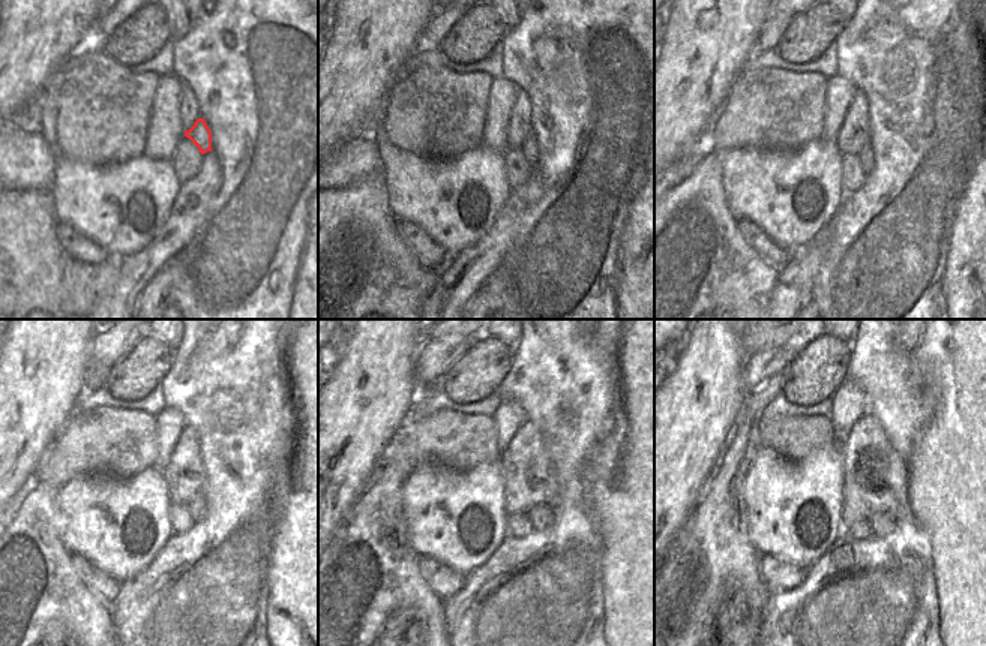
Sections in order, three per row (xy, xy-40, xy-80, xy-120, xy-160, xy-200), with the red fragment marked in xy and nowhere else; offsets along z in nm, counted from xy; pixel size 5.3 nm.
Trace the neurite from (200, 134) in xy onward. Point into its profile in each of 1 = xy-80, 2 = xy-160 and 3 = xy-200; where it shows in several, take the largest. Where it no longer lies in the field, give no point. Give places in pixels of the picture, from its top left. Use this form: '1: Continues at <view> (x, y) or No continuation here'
1: Continues at xy-80 (866, 158)
2: Continues at xy-160 (541, 516)
3: Continues at xy-200 (881, 525)

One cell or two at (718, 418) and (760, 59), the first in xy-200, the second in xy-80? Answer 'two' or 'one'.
two

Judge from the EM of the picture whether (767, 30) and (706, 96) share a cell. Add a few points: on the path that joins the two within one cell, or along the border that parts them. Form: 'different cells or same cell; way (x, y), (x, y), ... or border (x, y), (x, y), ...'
different cells; border (770, 15), (764, 21), (754, 48)

